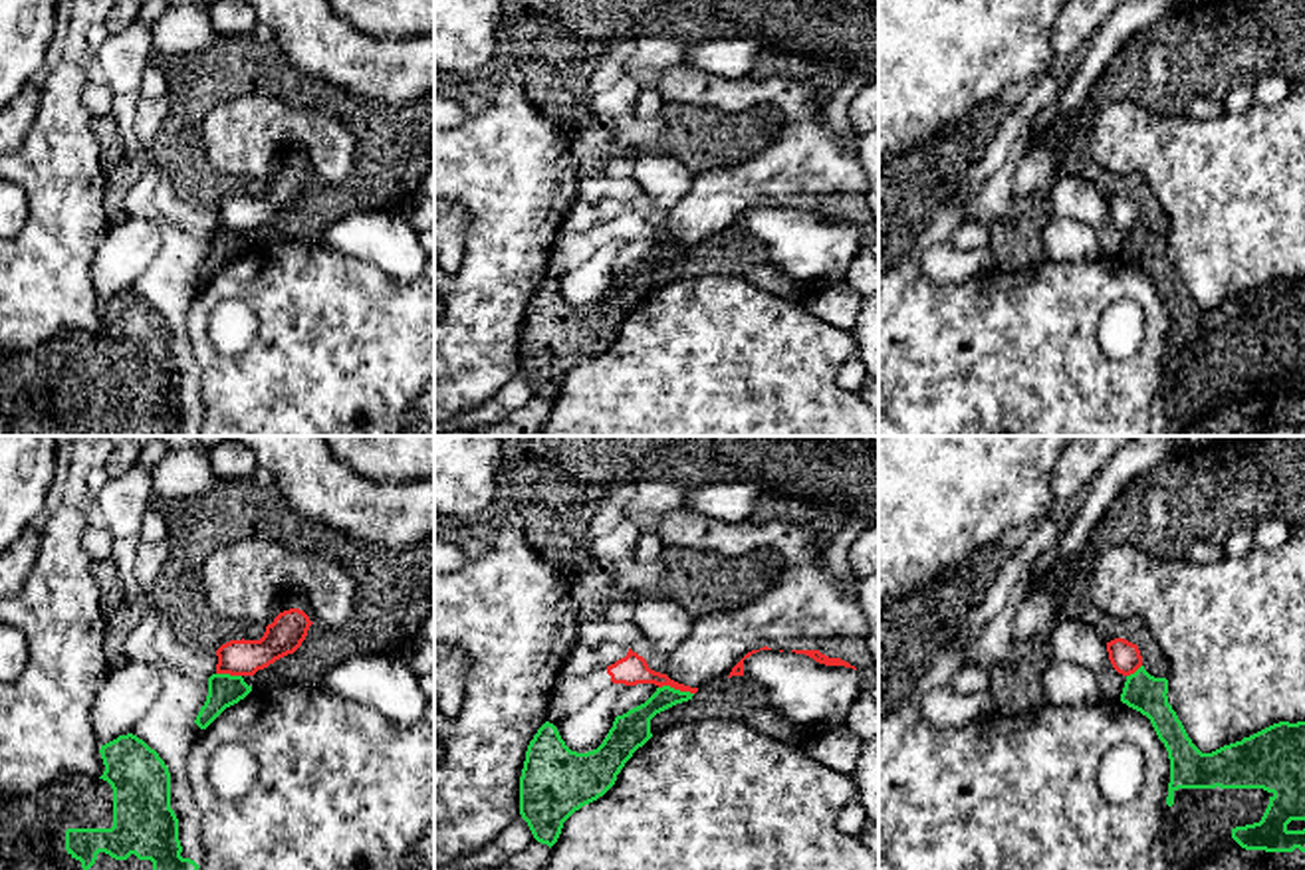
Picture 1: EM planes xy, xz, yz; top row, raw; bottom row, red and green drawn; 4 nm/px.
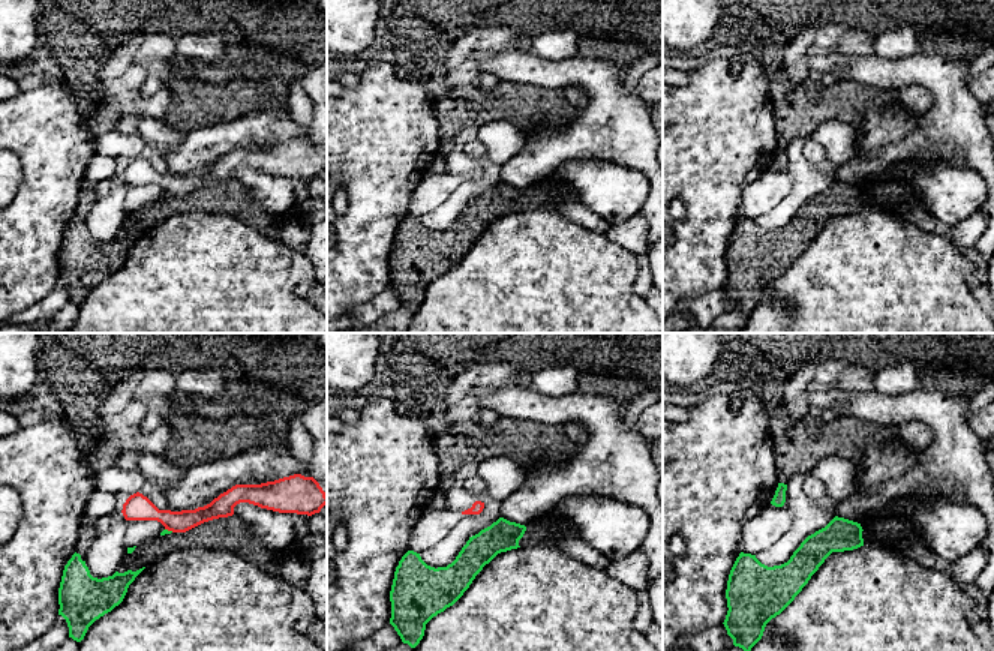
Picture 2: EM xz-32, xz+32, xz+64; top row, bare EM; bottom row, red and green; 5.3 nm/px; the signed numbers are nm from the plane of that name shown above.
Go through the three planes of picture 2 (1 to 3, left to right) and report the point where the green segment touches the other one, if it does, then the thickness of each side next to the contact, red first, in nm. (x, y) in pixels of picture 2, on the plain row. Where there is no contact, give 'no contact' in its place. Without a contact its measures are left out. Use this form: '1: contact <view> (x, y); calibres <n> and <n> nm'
1: contact xz-32 (170, 194); calibres 140 and 30 nm
2: no contact
3: no contact

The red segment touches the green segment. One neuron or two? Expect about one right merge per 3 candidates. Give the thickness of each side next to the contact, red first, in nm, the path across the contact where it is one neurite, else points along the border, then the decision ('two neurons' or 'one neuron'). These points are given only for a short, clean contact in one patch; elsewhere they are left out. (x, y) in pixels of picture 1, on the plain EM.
120 nm thick on the red side, 150 nm on the other; border along xz (659, 242), (693, 250); two neurons

